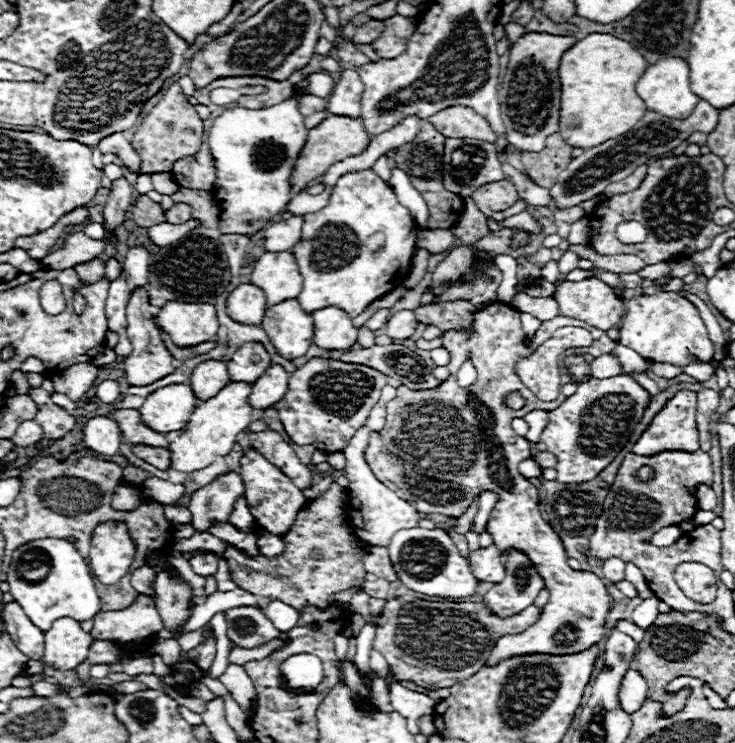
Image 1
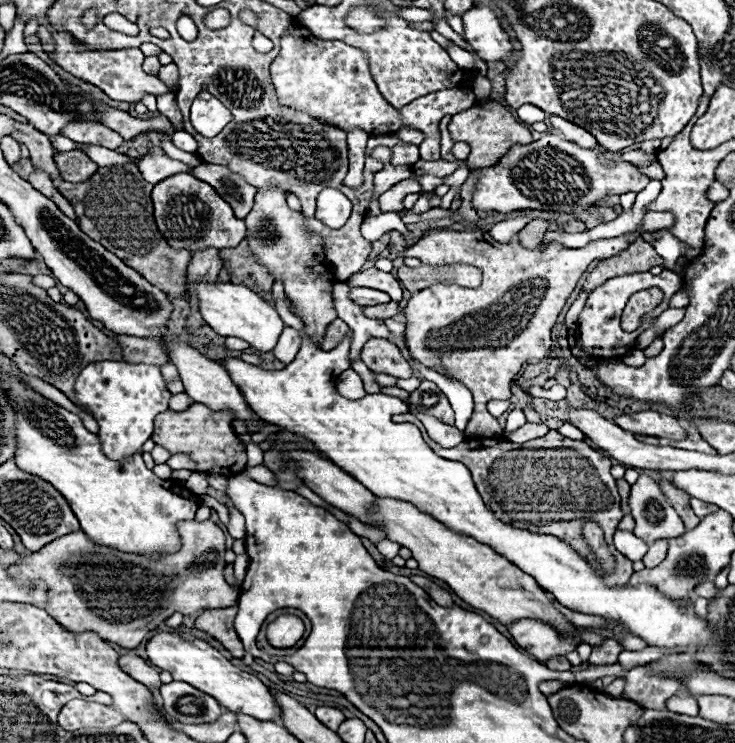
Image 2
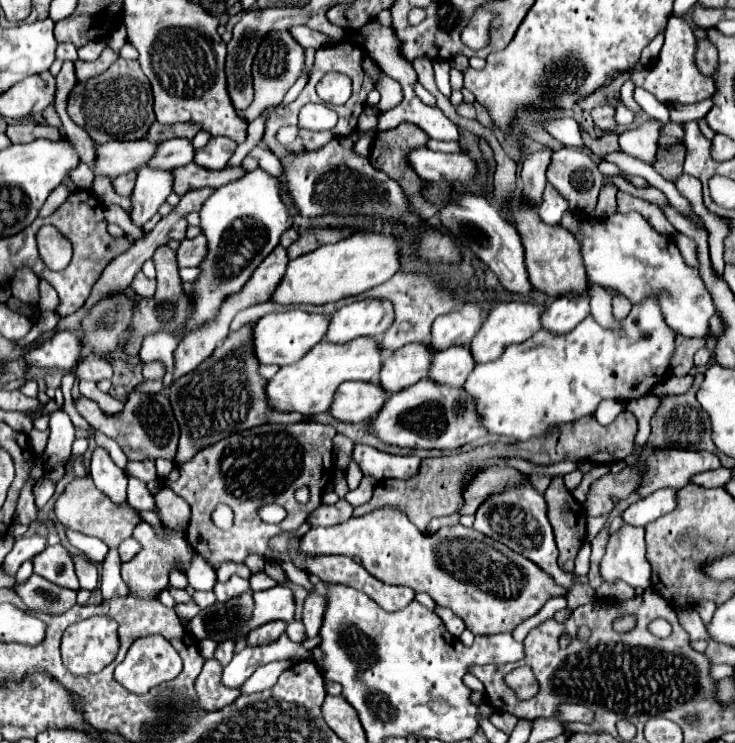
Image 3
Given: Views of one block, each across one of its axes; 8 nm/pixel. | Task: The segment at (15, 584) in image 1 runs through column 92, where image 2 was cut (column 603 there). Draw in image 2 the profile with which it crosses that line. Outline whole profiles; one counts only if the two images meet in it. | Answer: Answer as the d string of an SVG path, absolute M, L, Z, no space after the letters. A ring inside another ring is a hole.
M352 332L334 350L324 352L312 346L304 336L304 348L300 348L294 362L284 370L262 370L240 358L220 358L220 364L262 420L310 440L318 452L326 454L346 474L362 482L374 496L412 502L444 526L450 526L450 530L464 532L488 544L520 566L520 570L532 574L536 582L552 592L566 608L582 614L616 618L652 646L692 646L696 650L702 644L714 642L714 630L706 620L694 614L692 606L680 612L672 600L664 598L664 594L648 584L608 588L606 580L594 572L588 560L578 556L566 542L556 536L518 530L494 518L492 510L484 506L470 470L464 464L434 454L414 424L396 424L390 420L394 414L408 412L408 404L400 398L366 394L360 400L348 400L340 396L336 392L336 380L338 374L348 368L350 340Z

